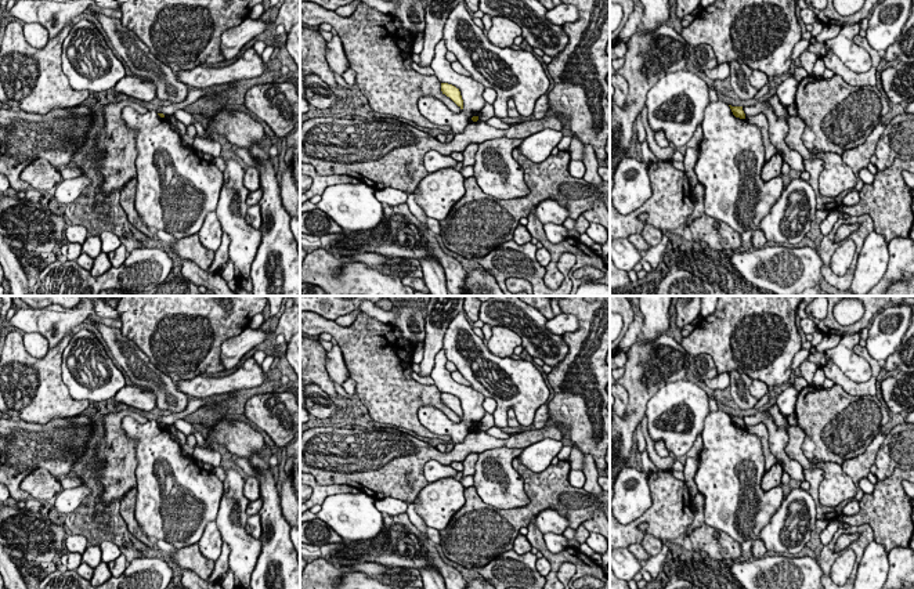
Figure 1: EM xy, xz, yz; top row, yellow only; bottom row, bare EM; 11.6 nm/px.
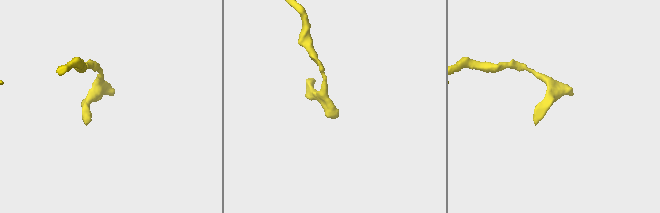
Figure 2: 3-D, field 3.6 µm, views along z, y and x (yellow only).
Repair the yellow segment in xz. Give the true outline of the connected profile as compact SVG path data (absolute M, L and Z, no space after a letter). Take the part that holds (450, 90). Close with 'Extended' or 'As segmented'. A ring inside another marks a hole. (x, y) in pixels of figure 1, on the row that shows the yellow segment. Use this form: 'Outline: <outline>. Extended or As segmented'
Outline: M441 83L441 91L449 97L460 109L463 109L463 100L459 88L448 83Z. As segmented

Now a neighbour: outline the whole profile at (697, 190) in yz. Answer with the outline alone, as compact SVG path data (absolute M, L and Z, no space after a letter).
M697 183L693 187L694 212L689 216L683 227L689 227L696 218L704 213L704 187Z

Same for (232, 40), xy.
M246 17L238 26L221 35L221 54L224 61L232 59L250 40L257 39L270 28L270 21Z

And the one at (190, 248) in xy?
M198 234L177 239L171 243L170 250L181 260L192 261L205 271L210 268L214 260L214 252L200 243Z

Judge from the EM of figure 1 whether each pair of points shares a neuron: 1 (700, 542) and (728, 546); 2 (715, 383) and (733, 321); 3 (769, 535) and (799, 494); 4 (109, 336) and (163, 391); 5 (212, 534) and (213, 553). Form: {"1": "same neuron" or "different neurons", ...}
{"1": "same neuron", "2": "different neurons", "3": "same neuron", "4": "same neuron", "5": "same neuron"}

